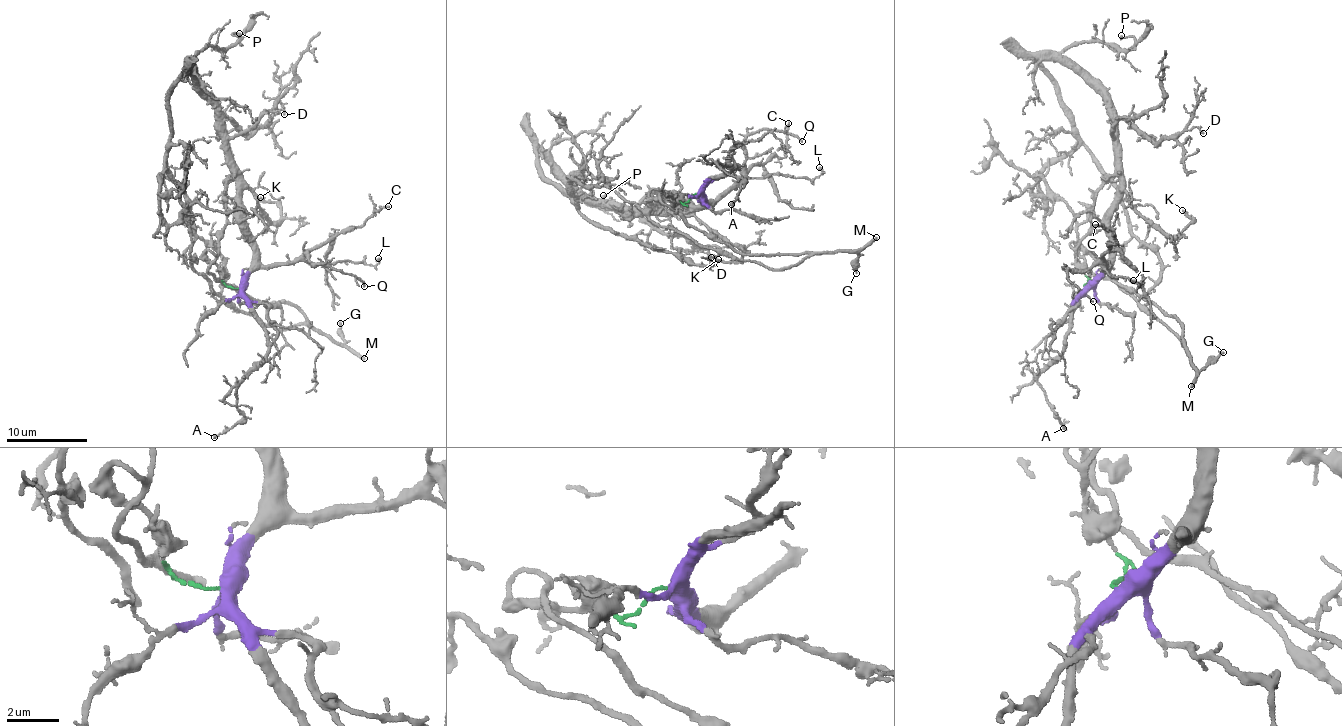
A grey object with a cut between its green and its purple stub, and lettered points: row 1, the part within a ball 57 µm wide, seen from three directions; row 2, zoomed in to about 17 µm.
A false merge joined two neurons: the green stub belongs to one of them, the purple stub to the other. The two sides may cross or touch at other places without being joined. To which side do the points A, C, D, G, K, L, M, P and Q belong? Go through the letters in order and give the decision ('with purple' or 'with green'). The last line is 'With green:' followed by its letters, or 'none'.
A: with purple
C: with purple
D: with purple
G: with green
K: with purple
L: with purple
M: with green
P: with purple
Q: with purple
With green: G, M

